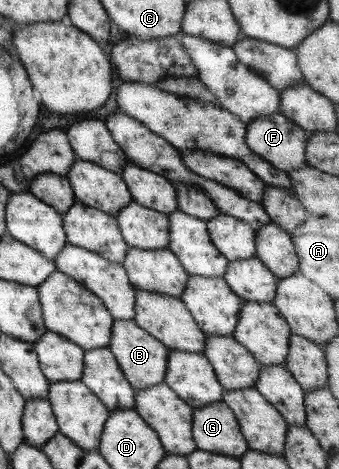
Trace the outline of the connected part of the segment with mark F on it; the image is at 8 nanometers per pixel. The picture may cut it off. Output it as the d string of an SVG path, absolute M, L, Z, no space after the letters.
M280 112L269 116L258 116L247 123L244 141L245 146L253 154L261 156L265 162L268 162L277 170L284 171L286 174L307 165L305 158L307 134L302 132L294 122L285 118Z

